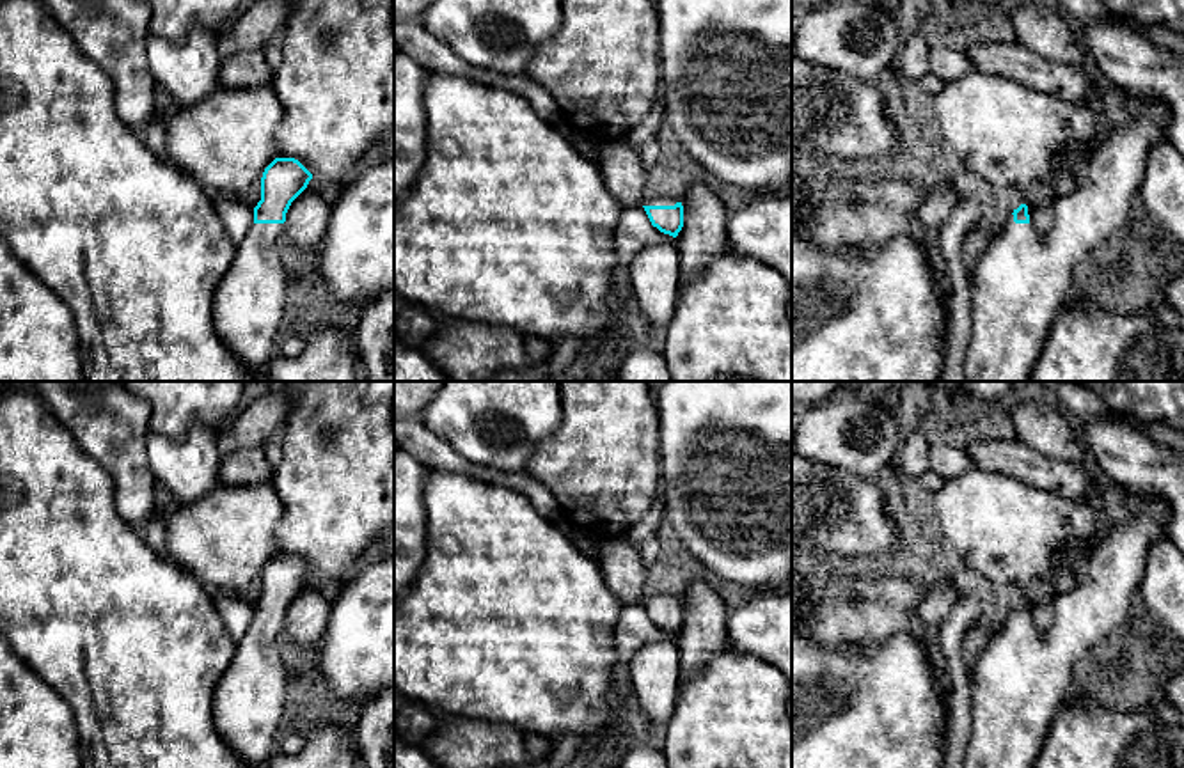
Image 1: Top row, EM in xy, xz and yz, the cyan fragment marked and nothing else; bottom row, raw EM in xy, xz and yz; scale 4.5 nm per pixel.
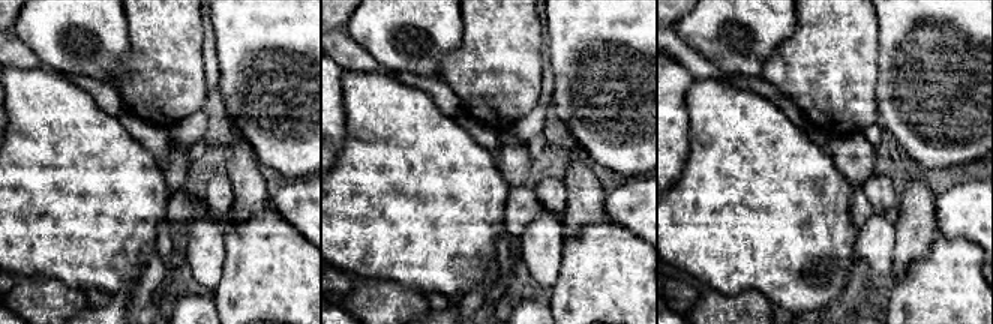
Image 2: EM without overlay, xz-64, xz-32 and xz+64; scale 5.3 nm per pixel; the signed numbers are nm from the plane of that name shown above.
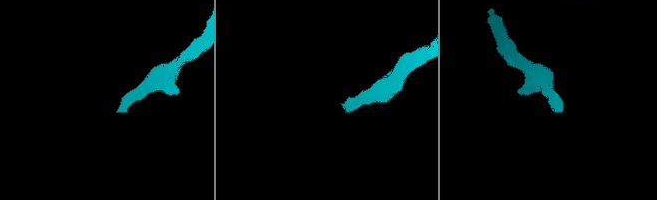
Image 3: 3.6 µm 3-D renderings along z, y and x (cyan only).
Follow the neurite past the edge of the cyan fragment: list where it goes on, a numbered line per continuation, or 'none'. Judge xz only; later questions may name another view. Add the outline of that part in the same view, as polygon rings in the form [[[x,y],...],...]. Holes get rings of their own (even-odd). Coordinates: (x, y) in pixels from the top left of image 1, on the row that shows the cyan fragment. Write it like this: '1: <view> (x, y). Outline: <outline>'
1: xz (657, 201). Outline: [[[653,197],[644,200],[641,206],[675,206],[676,200],[671,197]]]

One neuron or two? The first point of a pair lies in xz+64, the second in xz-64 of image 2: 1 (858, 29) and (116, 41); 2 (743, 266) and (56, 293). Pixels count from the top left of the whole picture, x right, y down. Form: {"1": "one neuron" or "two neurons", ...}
{"1": "two neurons", "2": "two neurons"}

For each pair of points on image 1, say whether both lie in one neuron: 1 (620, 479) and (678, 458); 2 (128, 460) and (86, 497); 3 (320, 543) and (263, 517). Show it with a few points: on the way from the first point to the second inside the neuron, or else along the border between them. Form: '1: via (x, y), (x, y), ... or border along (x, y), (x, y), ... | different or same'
1: border along (657, 424), (661, 472) | different
2: border along (78, 447), (109, 474), (119, 517) | different
3: border along (270, 483), (283, 506), (277, 554) | different

